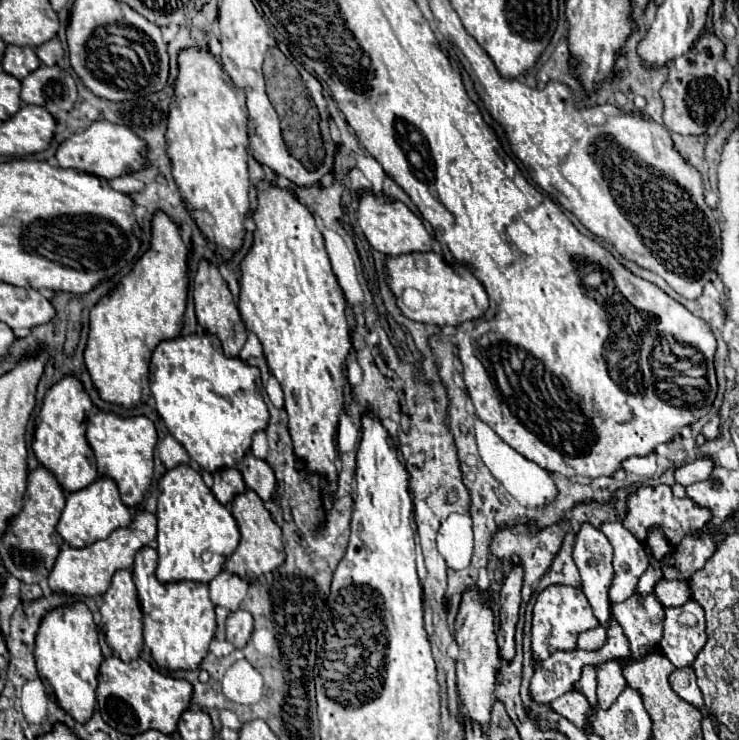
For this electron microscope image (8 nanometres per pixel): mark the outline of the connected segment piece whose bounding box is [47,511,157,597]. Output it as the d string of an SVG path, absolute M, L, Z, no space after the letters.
M141 511L135 515L133 523L129 527L117 529L113 531L107 539L97 541L89 547L83 549L75 549L71 545L63 545L61 553L55 561L53 571L49 573L49 589L53 593L65 593L65 595L75 595L75 597L97 597L103 595L109 585L111 585L111 577L115 571L119 569L129 569L135 561L137 551L141 551L143 547L147 547L149 543L155 541L157 535L157 519L155 515Z

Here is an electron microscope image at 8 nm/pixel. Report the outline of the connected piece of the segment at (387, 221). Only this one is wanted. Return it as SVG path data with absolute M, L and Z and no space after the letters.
M373 195L361 197L359 201L359 227L363 229L367 241L385 255L403 255L403 253L427 253L431 251L431 237L423 225L423 221L413 215L407 205L395 201L375 203Z

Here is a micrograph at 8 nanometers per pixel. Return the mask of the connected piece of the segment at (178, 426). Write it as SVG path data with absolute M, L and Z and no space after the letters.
M209 335L159 343L151 357L149 381L155 409L169 433L209 473L235 467L249 453L253 435L267 429L269 411L261 395L259 369L241 359L225 357Z

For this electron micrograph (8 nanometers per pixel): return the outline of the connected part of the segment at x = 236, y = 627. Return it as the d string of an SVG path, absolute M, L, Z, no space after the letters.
M233 611L227 617L227 641L233 643L237 649L245 647L253 633L253 617L247 611Z

